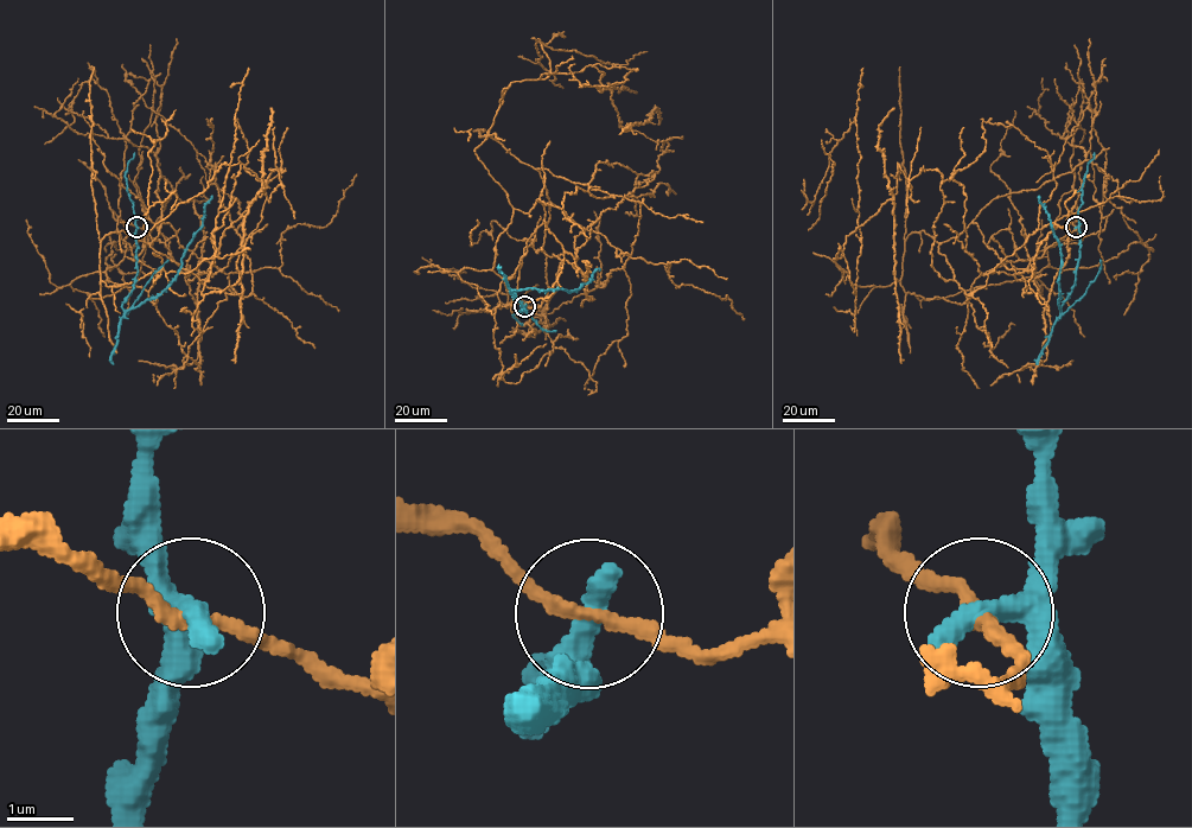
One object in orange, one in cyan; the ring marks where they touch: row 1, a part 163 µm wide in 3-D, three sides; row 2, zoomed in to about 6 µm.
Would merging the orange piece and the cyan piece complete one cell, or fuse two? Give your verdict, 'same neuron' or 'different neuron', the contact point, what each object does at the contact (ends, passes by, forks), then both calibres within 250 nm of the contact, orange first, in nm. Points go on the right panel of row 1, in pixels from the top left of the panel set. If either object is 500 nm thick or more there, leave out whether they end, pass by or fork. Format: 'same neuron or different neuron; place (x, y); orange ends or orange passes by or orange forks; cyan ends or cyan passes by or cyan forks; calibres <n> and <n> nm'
same neuron; place (1076, 227); orange passes by; cyan passes by; calibres 200 and 360 nm

